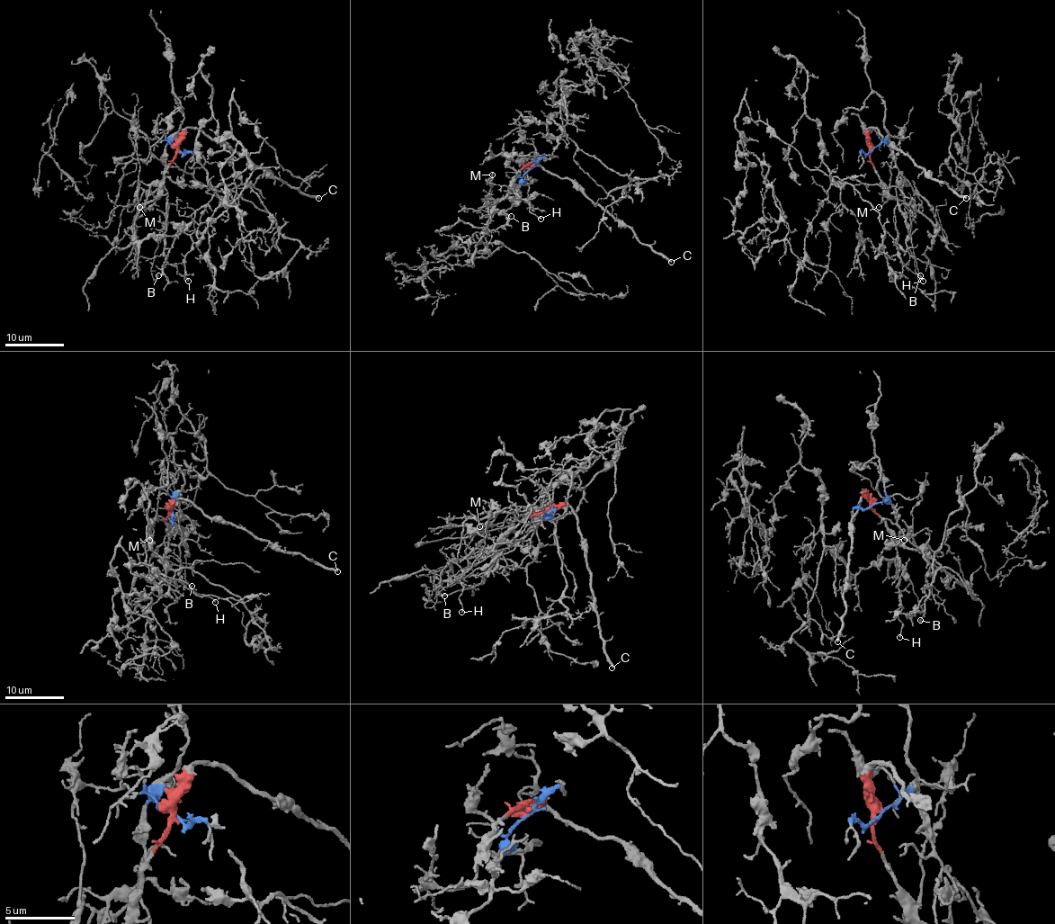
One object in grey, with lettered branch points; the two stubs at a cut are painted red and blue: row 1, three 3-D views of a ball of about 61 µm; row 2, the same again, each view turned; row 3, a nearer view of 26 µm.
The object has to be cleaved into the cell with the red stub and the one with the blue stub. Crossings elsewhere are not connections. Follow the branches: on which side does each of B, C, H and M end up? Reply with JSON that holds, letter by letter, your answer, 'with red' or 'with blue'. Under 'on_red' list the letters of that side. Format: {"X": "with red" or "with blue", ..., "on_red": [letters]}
{"B": "with blue", "C": "with red", "H": "with blue", "M": "with blue", "on_red": ["C"]}

